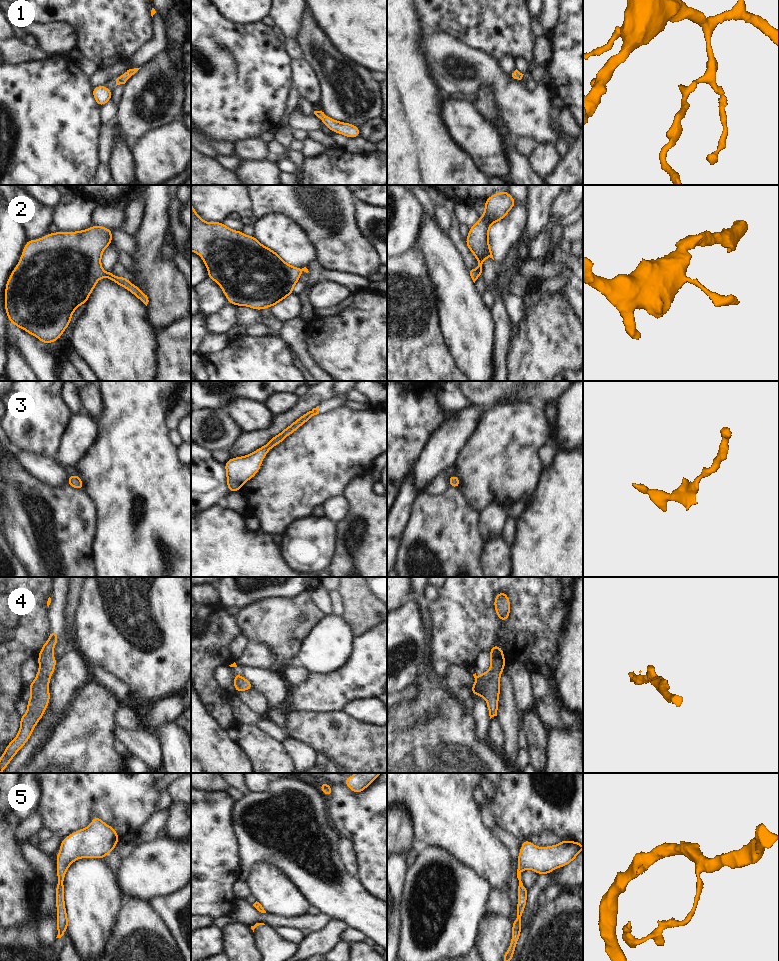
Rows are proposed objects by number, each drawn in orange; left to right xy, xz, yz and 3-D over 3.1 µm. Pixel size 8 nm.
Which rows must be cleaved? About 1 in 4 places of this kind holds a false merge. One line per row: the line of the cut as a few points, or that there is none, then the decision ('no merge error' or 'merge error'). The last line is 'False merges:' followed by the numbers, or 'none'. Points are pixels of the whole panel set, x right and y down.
1: cut none; no merge error
2: cut none; no merge error
3: cut none; no merge error
4: cut none; no merge error
5: cut none; no merge error
False merges: none

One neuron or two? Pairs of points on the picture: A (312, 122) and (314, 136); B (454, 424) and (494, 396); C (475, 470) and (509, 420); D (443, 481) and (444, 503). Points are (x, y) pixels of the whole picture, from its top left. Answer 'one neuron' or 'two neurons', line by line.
A: two neurons
B: two neurons
C: one neuron
D: two neurons

